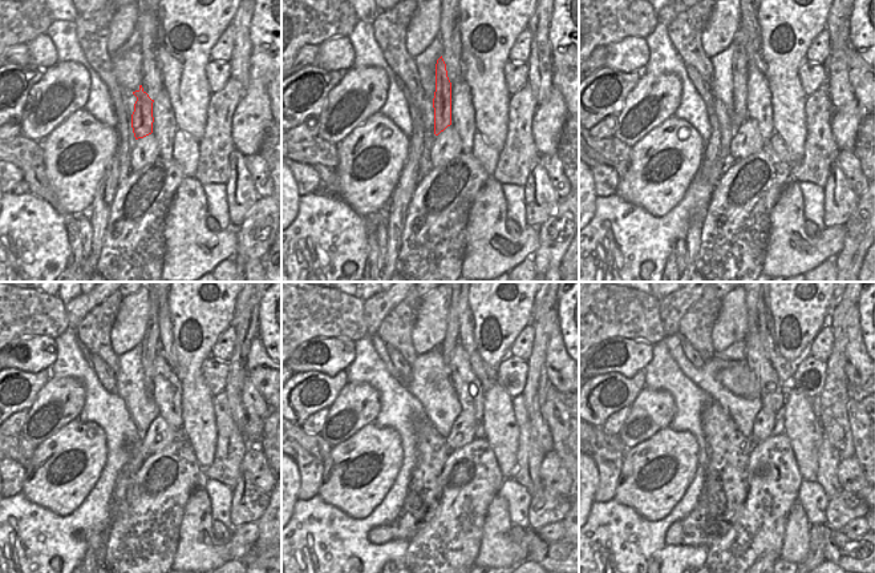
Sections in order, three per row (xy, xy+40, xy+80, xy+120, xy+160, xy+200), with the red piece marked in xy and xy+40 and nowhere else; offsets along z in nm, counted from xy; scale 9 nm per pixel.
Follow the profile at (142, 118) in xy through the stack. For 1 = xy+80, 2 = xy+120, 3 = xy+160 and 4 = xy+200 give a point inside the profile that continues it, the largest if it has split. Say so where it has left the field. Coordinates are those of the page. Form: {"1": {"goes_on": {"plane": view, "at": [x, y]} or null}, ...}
{"1": {"goes_on": {"plane": "xy+80", "at": [738, 113]}}, "2": {"goes_on": {"plane": "xy+120", "at": [150, 344]}}, "3": {"goes_on": {"plane": "xy+160", "at": [450, 341]}}, "4": {"goes_on": {"plane": "xy+200", "at": [752, 317]}}}

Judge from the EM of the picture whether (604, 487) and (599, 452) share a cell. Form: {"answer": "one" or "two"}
{"answer": "one"}

